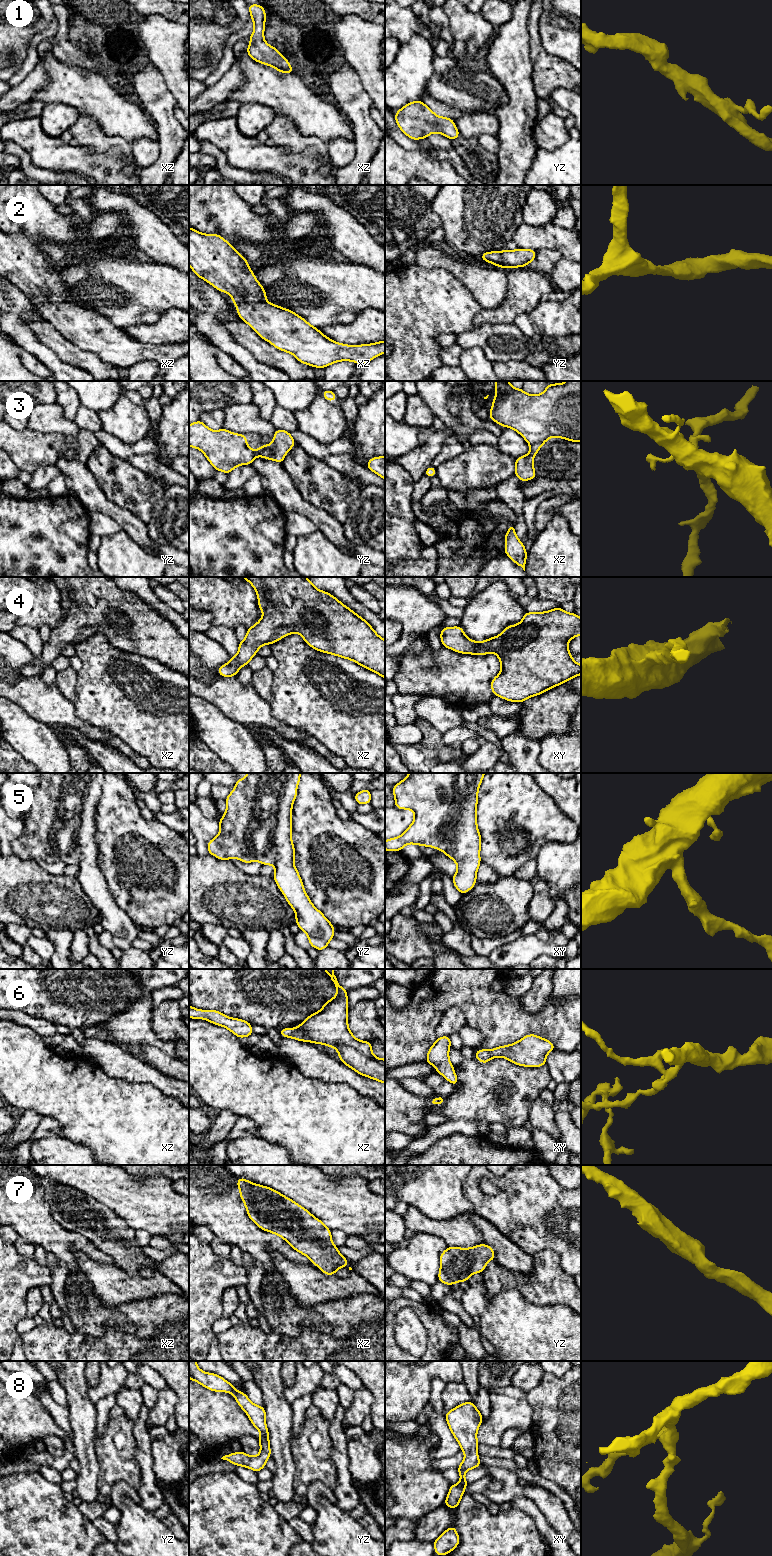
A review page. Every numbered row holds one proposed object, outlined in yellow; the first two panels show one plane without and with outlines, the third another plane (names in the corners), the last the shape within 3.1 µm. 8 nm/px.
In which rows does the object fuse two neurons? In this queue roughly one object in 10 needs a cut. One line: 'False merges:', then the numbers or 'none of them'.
False merges: none of them

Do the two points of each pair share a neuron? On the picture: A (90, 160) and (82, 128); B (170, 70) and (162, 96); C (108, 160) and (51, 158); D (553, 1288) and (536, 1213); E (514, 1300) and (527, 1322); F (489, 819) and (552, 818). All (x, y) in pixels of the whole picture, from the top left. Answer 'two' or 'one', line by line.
A: two
B: two
C: one
D: two
E: one
F: one

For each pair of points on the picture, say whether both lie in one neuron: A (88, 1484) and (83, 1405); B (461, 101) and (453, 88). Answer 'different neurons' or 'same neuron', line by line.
A: same neuron
B: same neuron

